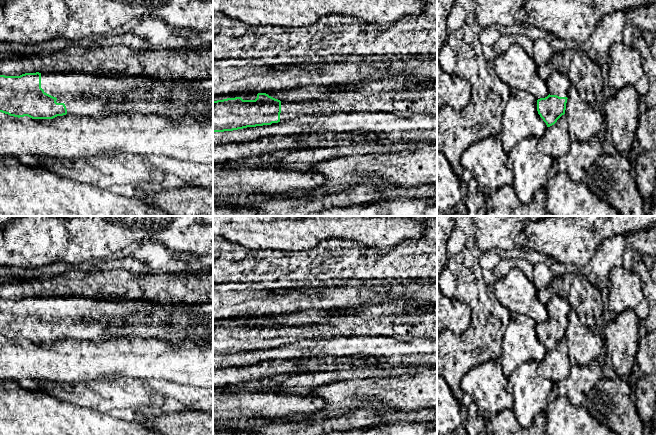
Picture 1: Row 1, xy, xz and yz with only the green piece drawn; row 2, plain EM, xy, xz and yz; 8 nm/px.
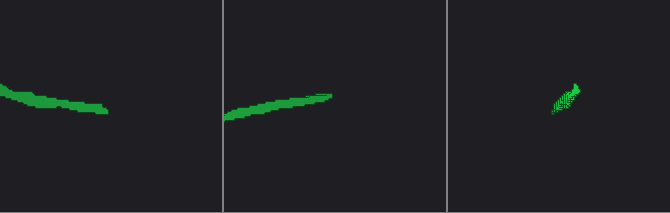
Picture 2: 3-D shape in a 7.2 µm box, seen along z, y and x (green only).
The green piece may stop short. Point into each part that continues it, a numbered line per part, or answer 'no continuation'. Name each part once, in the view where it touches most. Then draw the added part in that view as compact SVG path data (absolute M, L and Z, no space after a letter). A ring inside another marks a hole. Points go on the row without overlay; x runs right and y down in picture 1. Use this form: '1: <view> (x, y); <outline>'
1: xy (83, 318); M77 296L41 297L41 312L44 316L56 321L57 327L64 327L67 338L80 340L117 338L106 333L107 320L152 311L154 308L174 308L173 321L185 325L189 322L189 316L183 311L192 305L148 300L110 301Z

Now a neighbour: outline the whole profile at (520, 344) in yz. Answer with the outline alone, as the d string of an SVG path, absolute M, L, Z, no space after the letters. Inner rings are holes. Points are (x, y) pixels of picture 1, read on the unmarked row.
M517 314L503 334L502 371L508 378L523 363L540 363L547 353L537 335L537 323L529 316Z

